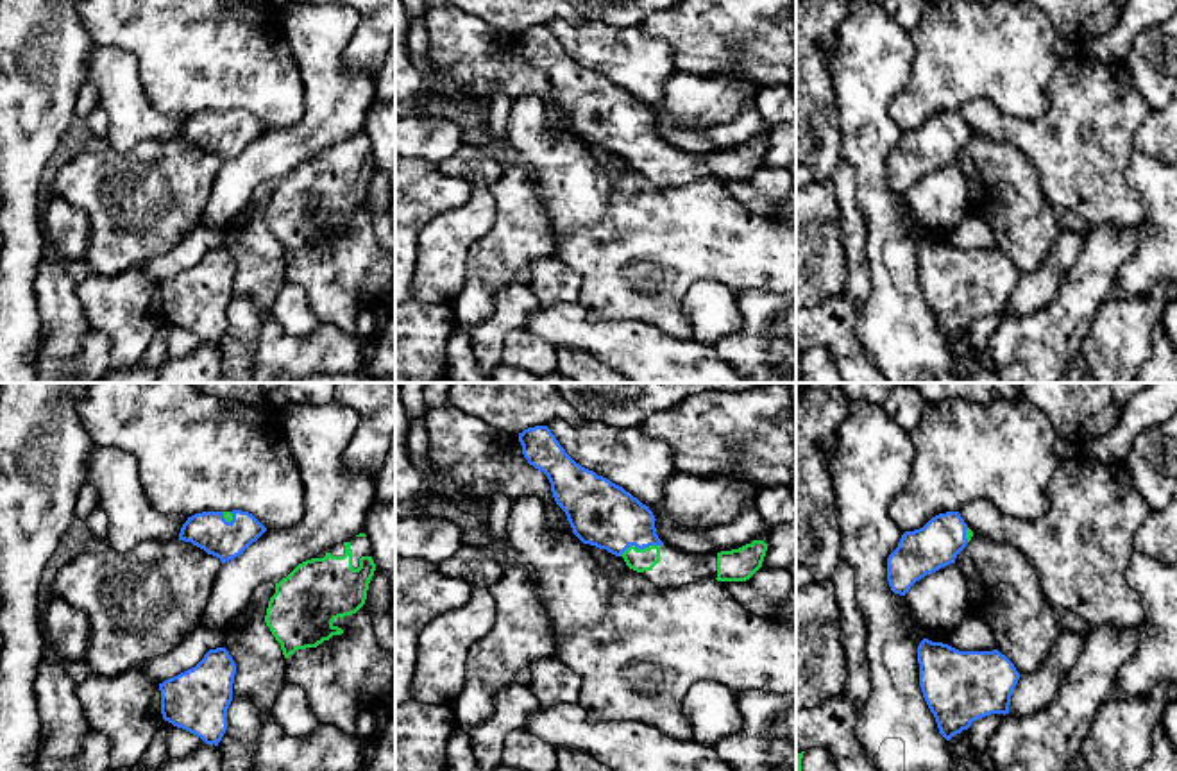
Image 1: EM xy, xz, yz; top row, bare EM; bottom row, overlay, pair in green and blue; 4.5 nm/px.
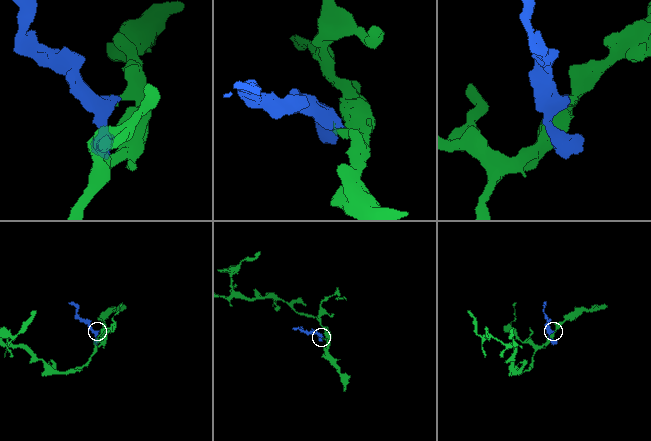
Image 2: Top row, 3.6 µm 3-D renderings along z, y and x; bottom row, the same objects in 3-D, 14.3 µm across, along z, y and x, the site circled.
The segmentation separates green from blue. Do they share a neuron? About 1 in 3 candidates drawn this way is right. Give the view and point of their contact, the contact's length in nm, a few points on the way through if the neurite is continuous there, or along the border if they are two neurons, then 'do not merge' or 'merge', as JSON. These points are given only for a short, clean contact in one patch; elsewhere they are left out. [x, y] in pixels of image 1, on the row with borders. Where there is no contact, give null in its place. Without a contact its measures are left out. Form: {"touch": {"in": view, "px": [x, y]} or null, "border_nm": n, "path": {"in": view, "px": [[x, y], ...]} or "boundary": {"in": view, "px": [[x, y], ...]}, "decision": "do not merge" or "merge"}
{"touch": {"in": "xz", "px": [639, 550]}, "border_nm": 190, "path": {"in": "xz", "px": [[646, 559], [639, 550], [601, 514]]}, "decision": "merge"}

